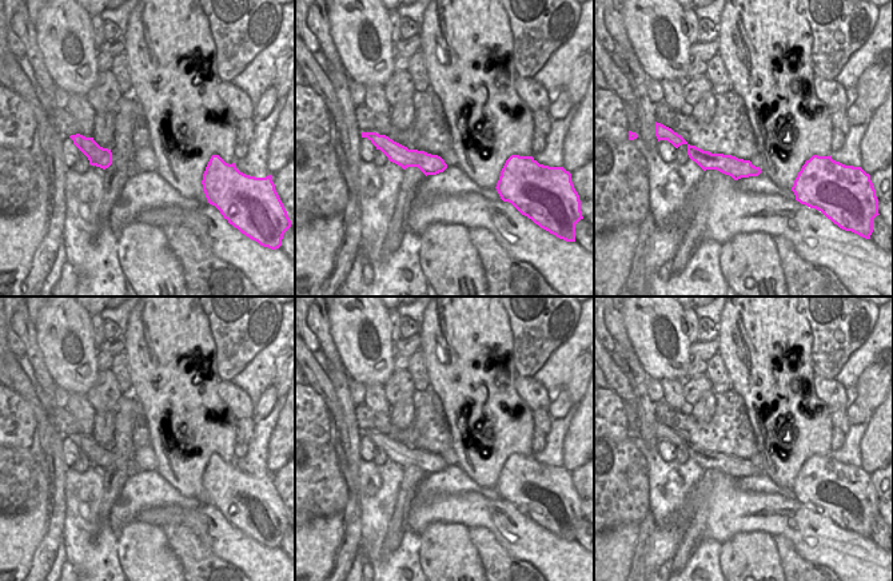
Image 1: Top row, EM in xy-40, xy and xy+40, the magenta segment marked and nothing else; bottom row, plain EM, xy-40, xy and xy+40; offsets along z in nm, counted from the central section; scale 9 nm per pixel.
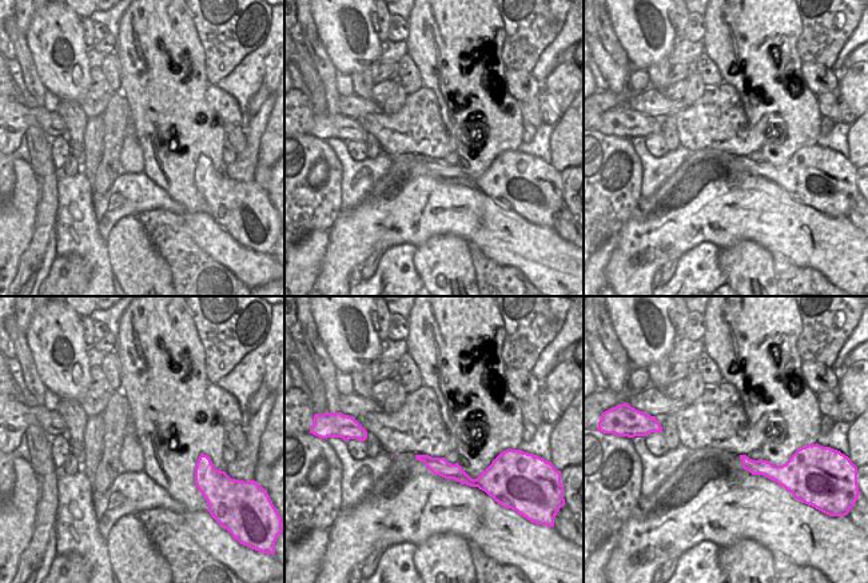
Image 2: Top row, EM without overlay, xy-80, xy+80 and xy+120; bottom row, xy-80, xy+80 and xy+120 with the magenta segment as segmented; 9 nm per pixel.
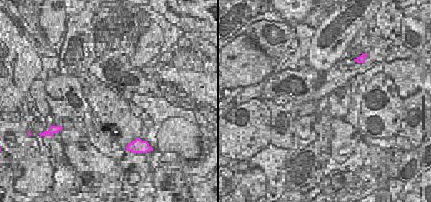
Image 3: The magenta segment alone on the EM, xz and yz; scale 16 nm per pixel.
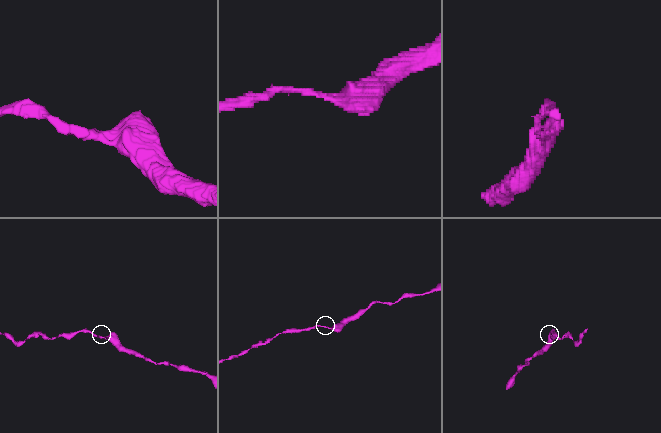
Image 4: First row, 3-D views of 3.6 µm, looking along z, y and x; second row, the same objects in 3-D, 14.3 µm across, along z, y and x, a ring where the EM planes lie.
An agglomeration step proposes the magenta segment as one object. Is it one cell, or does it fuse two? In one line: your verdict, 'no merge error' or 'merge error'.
no merge error

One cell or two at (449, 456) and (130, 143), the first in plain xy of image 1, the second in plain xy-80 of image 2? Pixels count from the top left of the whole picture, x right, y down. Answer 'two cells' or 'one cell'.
one cell

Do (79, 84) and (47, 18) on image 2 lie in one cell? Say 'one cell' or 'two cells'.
one cell

